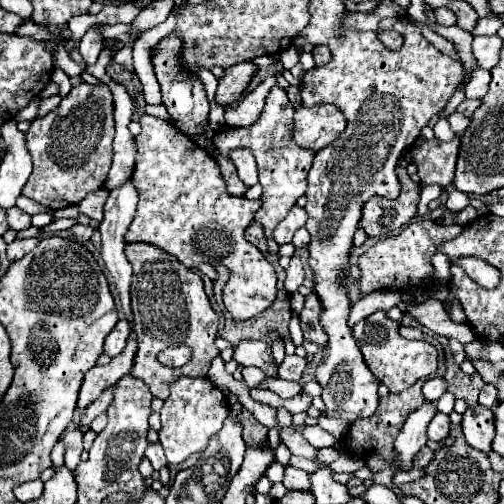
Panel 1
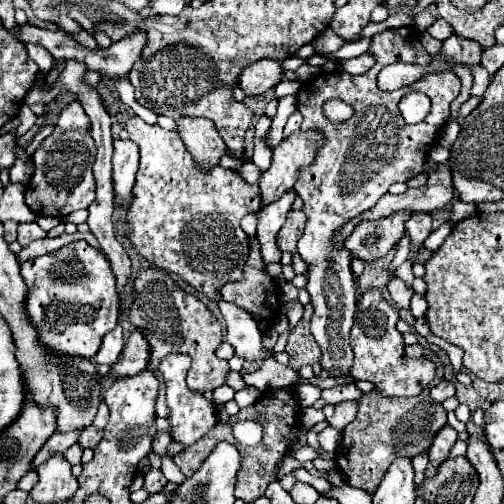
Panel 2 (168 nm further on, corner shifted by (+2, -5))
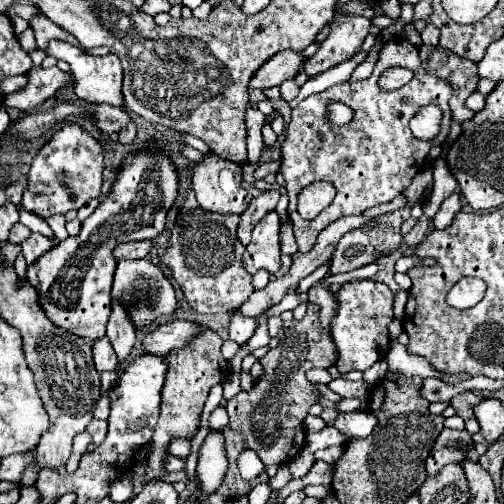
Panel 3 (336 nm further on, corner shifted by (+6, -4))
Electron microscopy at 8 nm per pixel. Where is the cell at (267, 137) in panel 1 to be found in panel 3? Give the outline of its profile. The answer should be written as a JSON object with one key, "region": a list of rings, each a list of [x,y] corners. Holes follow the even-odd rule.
{"region":[[[276,211],[268,213],[260,225],[256,225],[252,233],[252,241],[244,251],[242,263],[244,269],[254,275],[256,271],[264,269],[270,275],[274,275],[280,269],[280,241],[278,241],[278,231],[280,231],[280,219]]]}

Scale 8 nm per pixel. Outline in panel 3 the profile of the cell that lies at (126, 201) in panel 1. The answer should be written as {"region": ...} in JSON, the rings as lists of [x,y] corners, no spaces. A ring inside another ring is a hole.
{"region":[[[130,121],[124,129],[120,129],[118,139],[120,139],[122,145],[130,145],[130,143],[134,143],[134,139],[136,139],[136,121]]]}

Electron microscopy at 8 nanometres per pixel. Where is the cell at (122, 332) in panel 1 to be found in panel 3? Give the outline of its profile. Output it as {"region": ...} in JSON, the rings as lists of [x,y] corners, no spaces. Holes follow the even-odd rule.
{"region":[[[102,337],[94,343],[94,363],[96,363],[98,373],[116,369],[118,361],[116,361],[116,353],[112,351],[112,345],[110,345],[108,337]]]}

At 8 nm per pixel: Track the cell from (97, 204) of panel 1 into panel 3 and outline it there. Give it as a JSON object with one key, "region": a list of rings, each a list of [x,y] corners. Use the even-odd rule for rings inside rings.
{"region":[[[112,305],[106,337],[110,339],[112,349],[116,351],[118,363],[124,363],[130,357],[130,351],[136,343],[136,329],[130,321],[130,313],[122,305]]]}

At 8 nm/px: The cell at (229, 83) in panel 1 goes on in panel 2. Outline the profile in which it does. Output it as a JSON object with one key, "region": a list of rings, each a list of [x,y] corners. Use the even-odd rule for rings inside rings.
{"region":[[[260,60],[246,66],[238,78],[238,86],[246,96],[258,96],[282,80],[282,68],[276,60]]]}

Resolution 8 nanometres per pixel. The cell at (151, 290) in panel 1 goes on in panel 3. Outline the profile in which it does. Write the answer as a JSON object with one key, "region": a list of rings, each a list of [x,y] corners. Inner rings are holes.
{"region":[[[204,329],[184,349],[176,349],[172,353],[168,353],[170,367],[168,367],[166,383],[162,389],[162,409],[160,409],[160,419],[158,419],[158,425],[156,425],[154,437],[152,437],[152,453],[146,459],[146,477],[144,477],[146,483],[166,475],[166,469],[162,465],[168,455],[170,441],[192,437],[198,431],[200,413],[202,413],[204,401],[206,401],[212,385],[222,383],[226,379],[226,375],[230,373],[228,363],[220,353],[220,347],[222,347],[220,335],[216,335],[210,329]]]}

